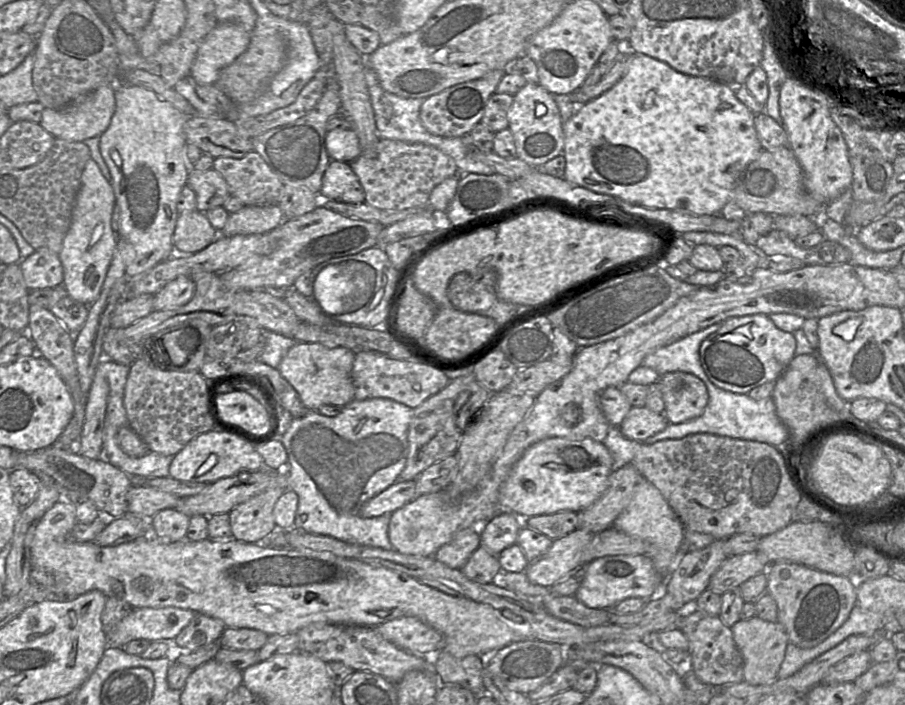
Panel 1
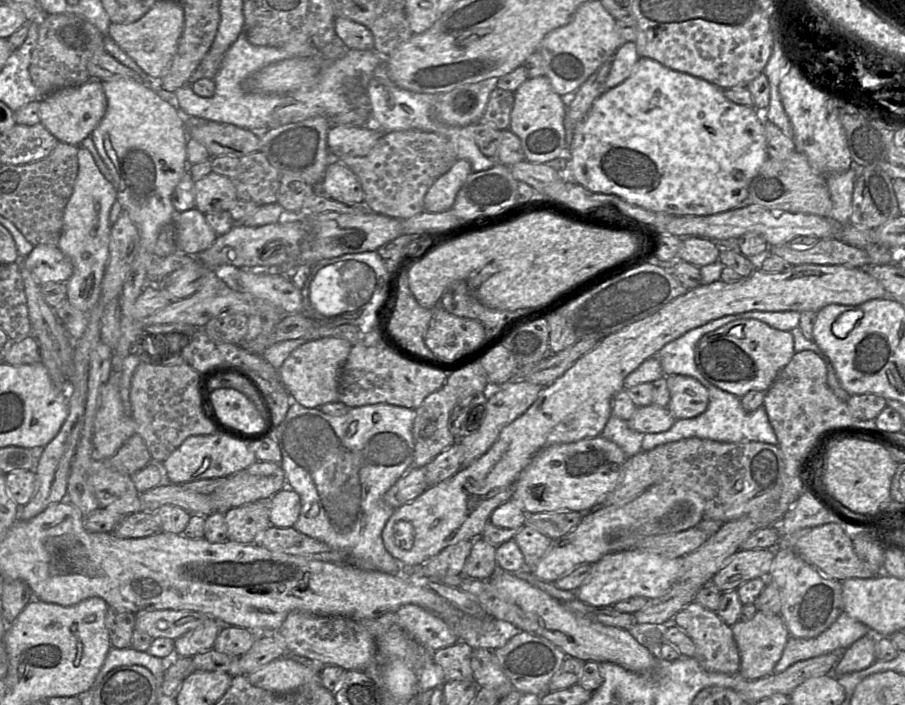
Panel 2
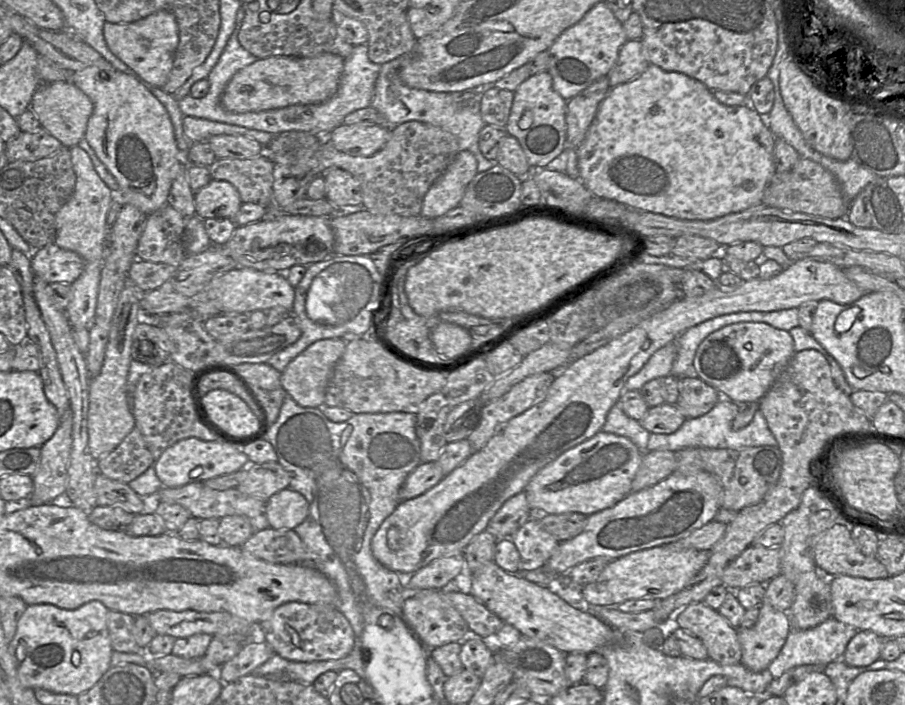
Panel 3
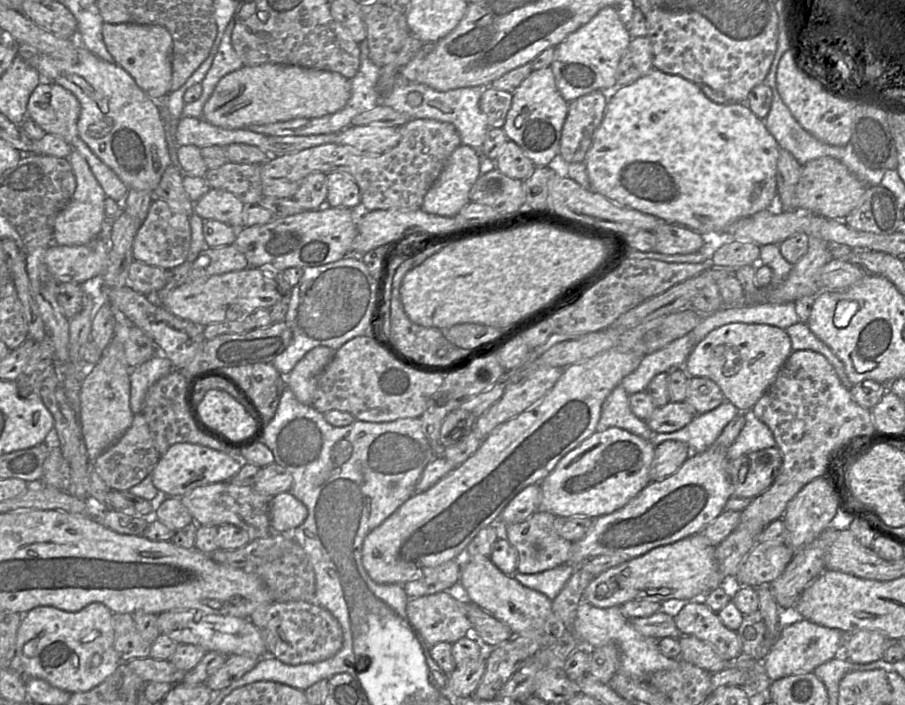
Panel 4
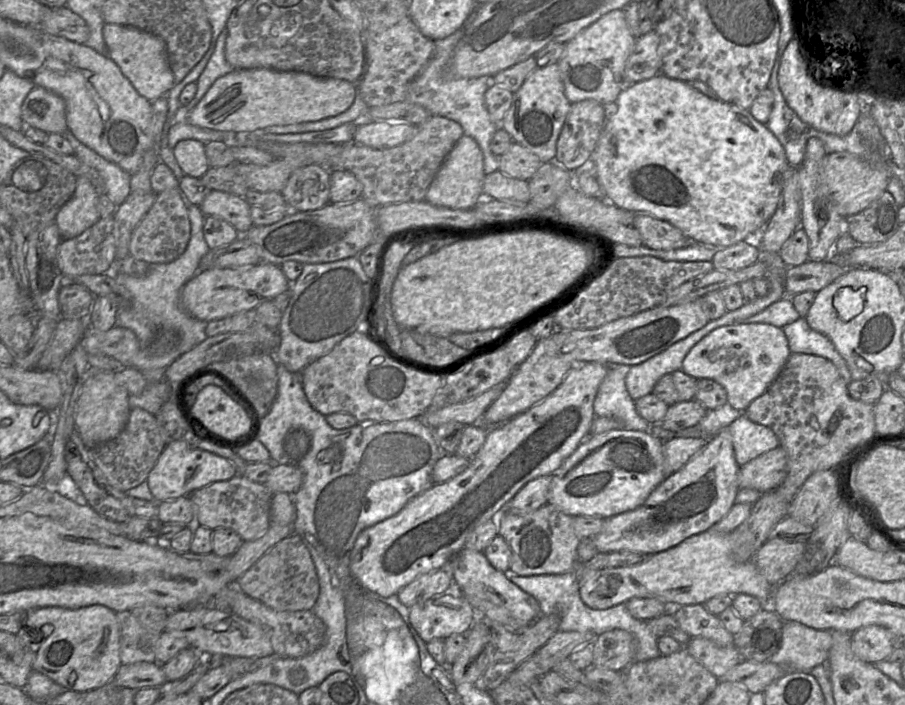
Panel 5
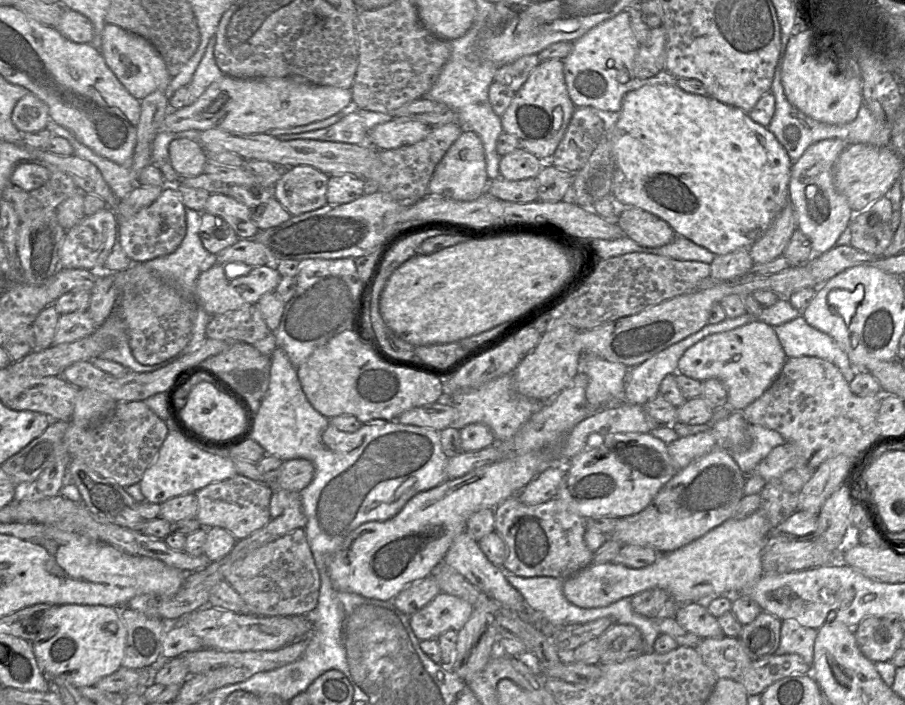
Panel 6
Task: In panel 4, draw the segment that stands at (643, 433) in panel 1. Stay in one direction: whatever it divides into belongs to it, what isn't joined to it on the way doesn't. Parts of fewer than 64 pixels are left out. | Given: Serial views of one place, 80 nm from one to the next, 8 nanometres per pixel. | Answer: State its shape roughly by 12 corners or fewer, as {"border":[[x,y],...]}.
{"border":[[684,402],[657,407],[645,421],[654,433],[671,433],[697,413]]}

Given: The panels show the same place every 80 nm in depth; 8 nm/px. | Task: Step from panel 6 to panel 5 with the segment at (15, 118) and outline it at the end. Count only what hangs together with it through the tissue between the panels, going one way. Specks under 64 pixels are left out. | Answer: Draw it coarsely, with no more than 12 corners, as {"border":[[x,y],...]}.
{"border":[[34,87],[21,118],[47,134],[64,134],[65,102]]}

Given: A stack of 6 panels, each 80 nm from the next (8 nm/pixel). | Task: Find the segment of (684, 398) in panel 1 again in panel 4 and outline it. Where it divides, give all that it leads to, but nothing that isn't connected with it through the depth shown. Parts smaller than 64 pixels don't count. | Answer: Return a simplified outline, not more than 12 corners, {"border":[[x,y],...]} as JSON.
{"border":[[690,377],[685,403],[703,414],[725,401],[706,377]]}

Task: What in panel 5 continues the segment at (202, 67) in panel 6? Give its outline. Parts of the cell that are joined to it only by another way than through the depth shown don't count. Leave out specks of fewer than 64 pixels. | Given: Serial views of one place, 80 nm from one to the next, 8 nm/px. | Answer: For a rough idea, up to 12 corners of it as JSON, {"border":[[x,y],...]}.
{"border":[[227,28],[221,31],[215,51],[195,82],[193,99],[179,107],[175,122],[185,121],[220,77],[235,69],[225,58]]}

